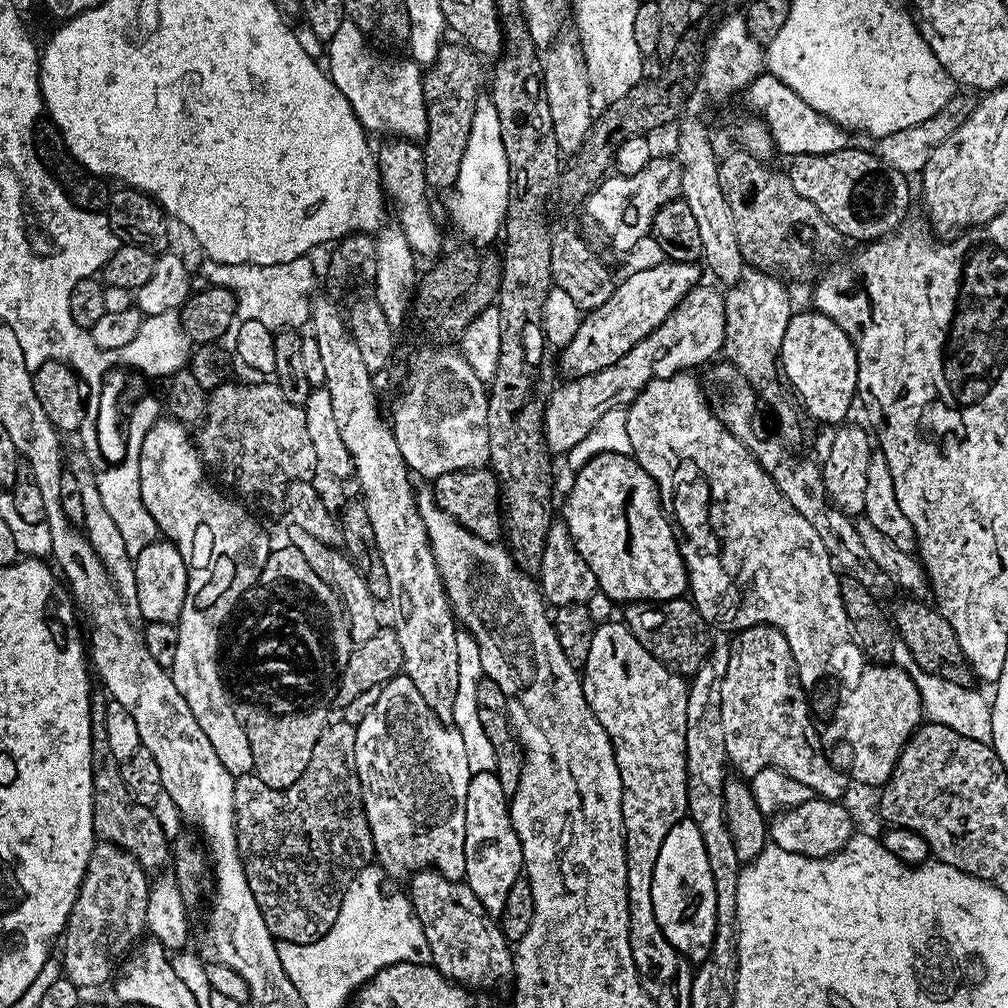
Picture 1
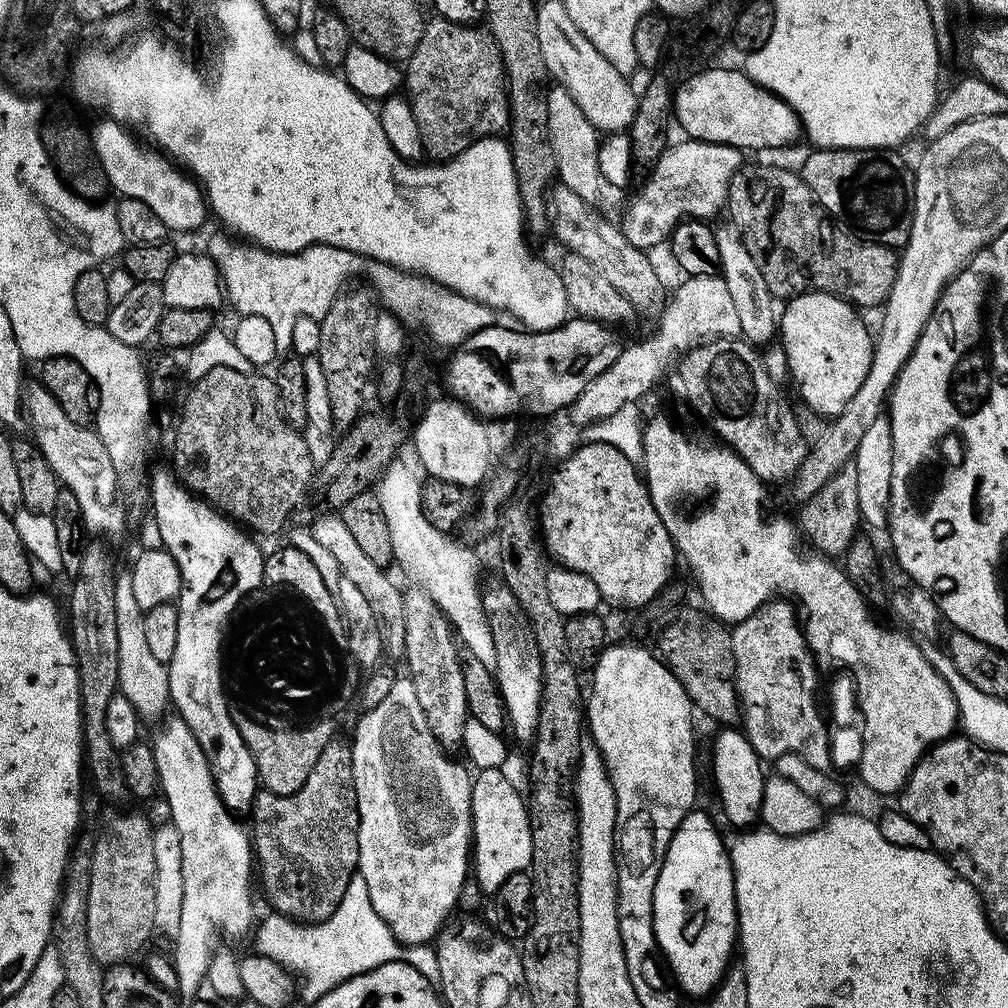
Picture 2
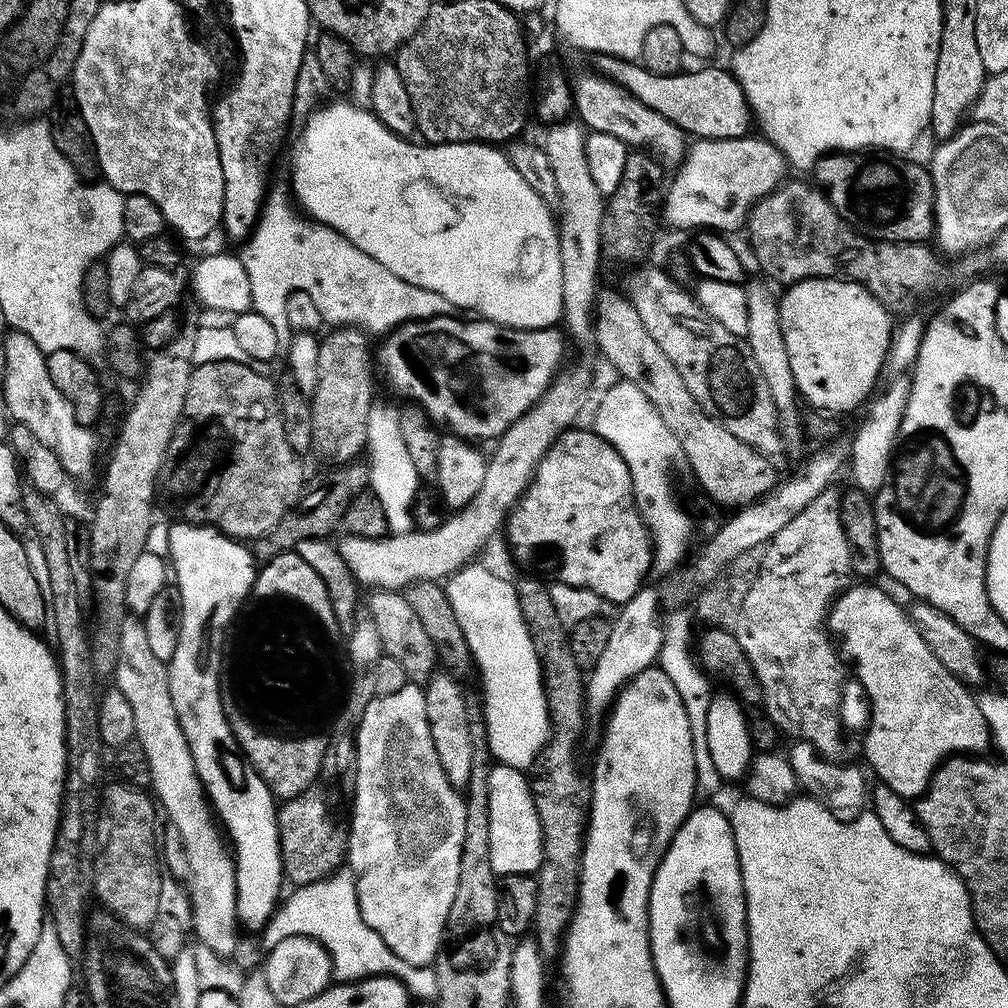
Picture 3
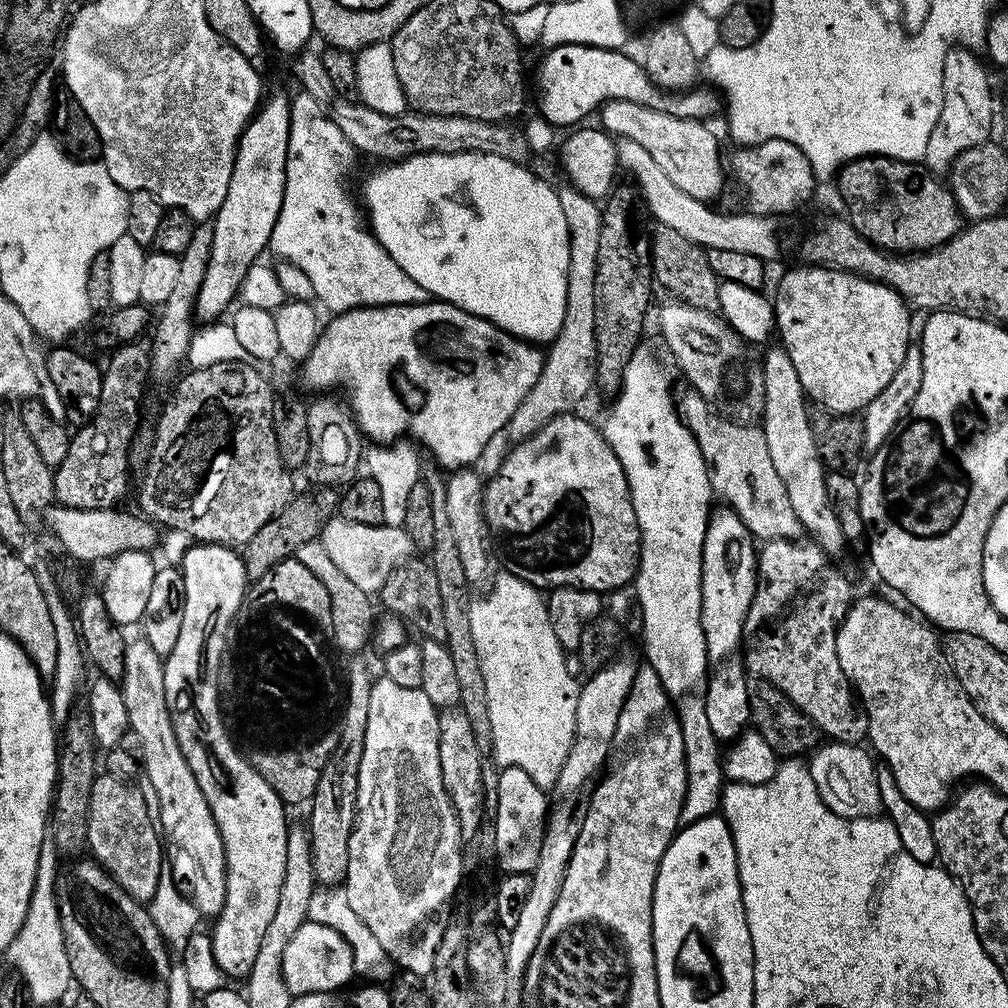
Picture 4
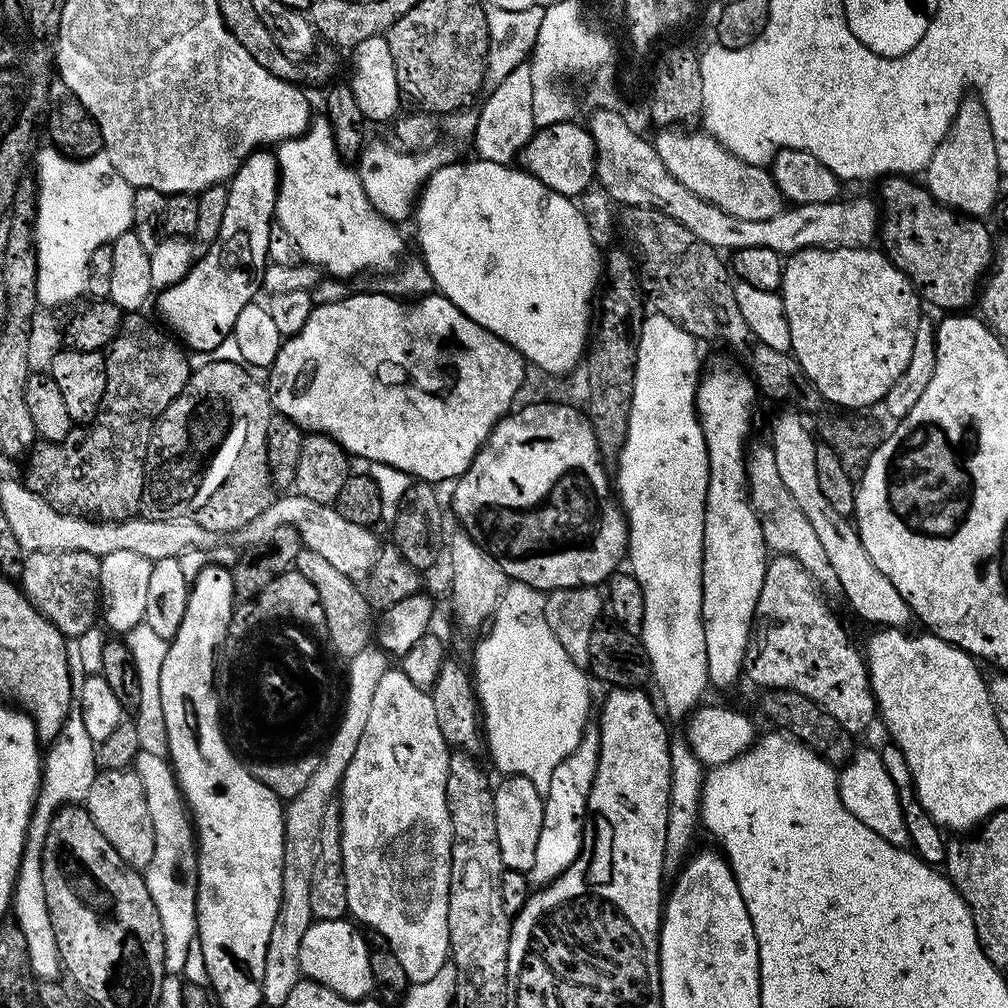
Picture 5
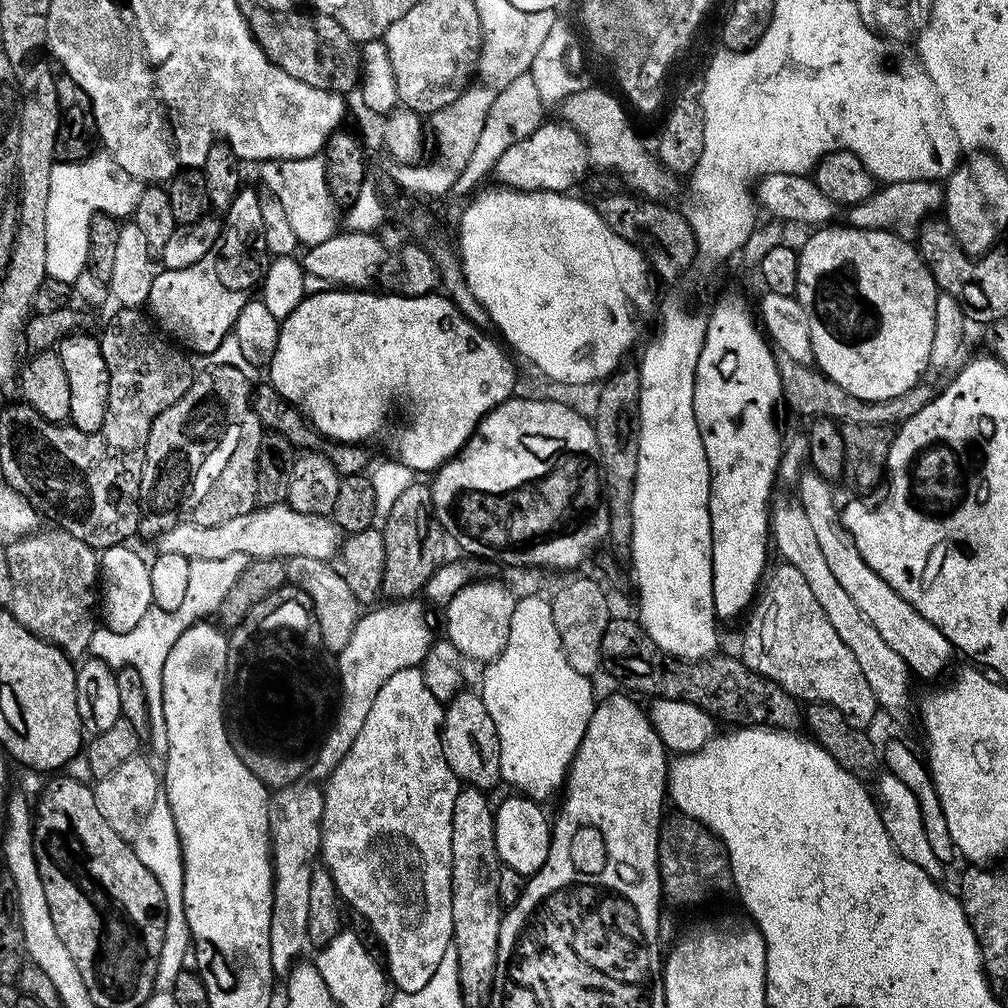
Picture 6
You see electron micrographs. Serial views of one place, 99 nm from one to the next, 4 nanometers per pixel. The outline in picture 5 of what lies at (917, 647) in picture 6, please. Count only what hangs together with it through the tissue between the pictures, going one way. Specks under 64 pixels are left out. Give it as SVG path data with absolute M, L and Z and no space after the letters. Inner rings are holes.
M787 410L776 420L772 428L770 443L774 450L774 459L778 462L778 471L782 483L790 489L794 502L806 514L810 526L818 533L818 539L830 561L834 574L838 574L840 592L848 599L848 604L864 620L876 624L872 626L904 626L910 620L910 609L904 601L904 596L894 590L894 582L874 566L870 554L866 554L866 546L862 546L862 538L856 532L855 523L849 517L838 514L830 502L822 494L818 486L818 470L814 466L814 450L817 441L812 440L808 428L799 420L801 417L795 411Z

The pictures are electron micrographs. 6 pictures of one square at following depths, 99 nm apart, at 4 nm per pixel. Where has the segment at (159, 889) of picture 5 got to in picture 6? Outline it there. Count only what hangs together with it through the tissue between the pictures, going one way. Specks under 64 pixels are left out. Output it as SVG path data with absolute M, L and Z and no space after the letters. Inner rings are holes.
M157 798L150 814L146 814L146 822L142 822L142 830L138 830L134 847L138 859L146 870L154 874L154 878L162 886L162 892L166 898L166 934L162 942L162 954L158 958L158 974L156 975L156 986L160 990L171 990L174 986L174 978L184 971L182 966L182 954L190 946L188 935L188 923L184 913L182 902L182 882L184 881L184 863L182 862L182 846L178 838L178 830L174 826L174 818L170 814L168 801Z

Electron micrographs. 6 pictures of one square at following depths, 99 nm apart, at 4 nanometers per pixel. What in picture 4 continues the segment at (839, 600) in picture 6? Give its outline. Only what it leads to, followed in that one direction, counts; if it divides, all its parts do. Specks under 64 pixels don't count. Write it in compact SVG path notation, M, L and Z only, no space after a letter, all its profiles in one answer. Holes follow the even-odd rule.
M695 390L687 391L675 397L676 411L684 419L690 434L694 434L698 442L698 450L702 450L702 458L710 466L708 477L712 483L715 499L732 508L738 514L738 518L742 518L742 522L751 530L757 541L797 539L802 532L798 514L794 514L794 506L790 506L790 494L786 494L786 485L782 483L782 477L778 475L778 470L770 458L763 427L755 423L742 424L738 420L730 420L716 411L710 402L706 402L702 394L698 394Z

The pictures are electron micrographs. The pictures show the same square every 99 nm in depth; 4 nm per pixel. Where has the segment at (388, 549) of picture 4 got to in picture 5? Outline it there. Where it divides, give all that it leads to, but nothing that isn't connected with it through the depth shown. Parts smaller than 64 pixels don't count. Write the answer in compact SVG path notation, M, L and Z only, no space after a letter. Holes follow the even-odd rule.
M299 494L281 496L284 496L281 500L280 497L273 499L271 506L262 510L262 514L254 518L254 522L240 529L238 539L241 540L241 545L261 544L266 538L270 538L270 534L274 534L274 530L290 526L300 531L300 543L303 547L314 554L322 554L322 558L326 558L330 566L342 570L342 574L353 578L367 577L382 547L382 540L375 536L372 528L363 528L358 526L358 522L349 522L347 518L342 518L342 514L338 514L332 504L319 504Z

